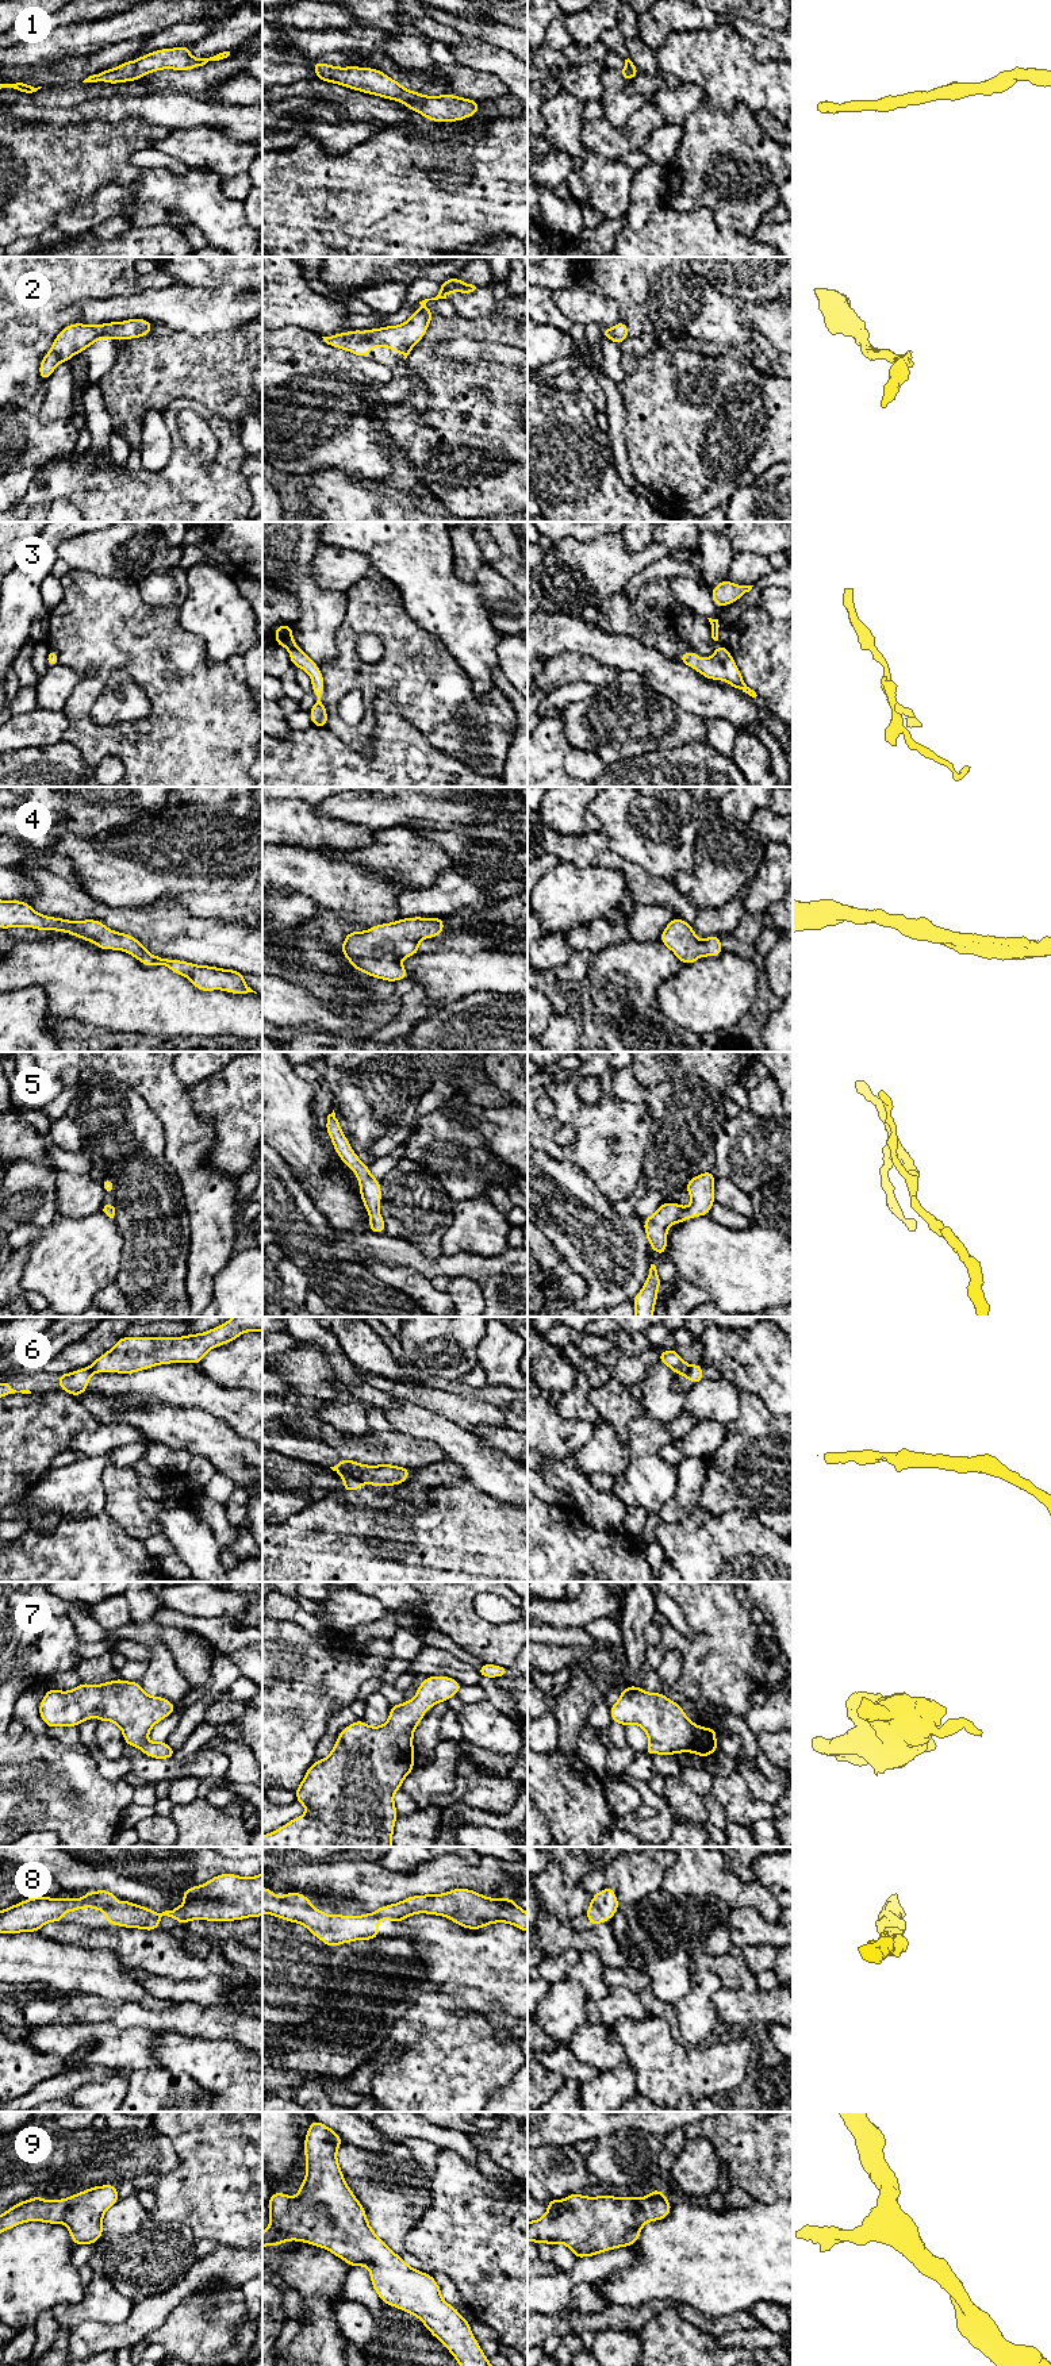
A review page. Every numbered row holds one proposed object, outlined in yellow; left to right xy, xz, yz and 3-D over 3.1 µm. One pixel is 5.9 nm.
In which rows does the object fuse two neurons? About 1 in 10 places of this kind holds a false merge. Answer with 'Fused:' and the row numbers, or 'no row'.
Fused: 6

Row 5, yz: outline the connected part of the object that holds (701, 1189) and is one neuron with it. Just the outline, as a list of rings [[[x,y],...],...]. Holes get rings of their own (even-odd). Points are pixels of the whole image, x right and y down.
[[[710,1171],[694,1176],[686,1184],[686,1191],[691,1197],[687,1209],[675,1202],[660,1203],[657,1210],[643,1221],[649,1247],[659,1256],[663,1256],[667,1249],[667,1229],[671,1225],[693,1217],[709,1215],[714,1205],[714,1183],[716,1176]]]

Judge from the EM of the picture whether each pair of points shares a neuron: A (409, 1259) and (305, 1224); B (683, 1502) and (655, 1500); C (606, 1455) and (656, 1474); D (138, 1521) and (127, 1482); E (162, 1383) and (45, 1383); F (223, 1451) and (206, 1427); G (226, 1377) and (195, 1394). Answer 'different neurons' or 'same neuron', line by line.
A: different neurons
B: different neurons
C: different neurons
D: same neuron
E: same neuron
F: same neuron
G: different neurons

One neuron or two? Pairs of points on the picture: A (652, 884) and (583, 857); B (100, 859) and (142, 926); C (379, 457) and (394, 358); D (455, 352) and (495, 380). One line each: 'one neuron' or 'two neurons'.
A: one neuron
B: two neurons
C: two neurons
D: two neurons

